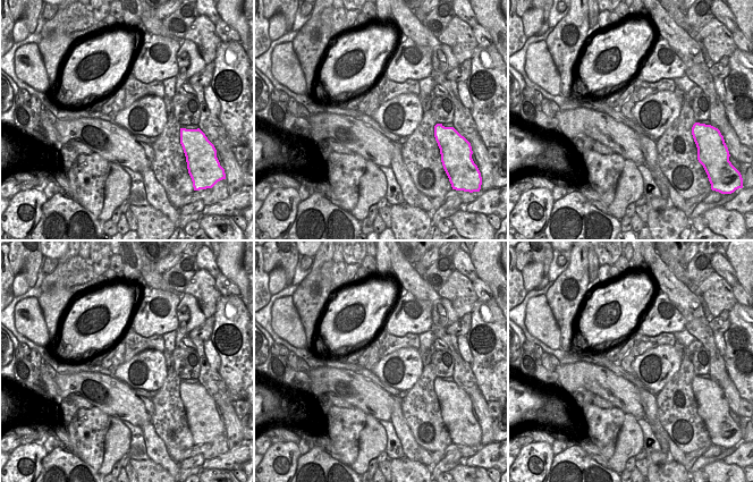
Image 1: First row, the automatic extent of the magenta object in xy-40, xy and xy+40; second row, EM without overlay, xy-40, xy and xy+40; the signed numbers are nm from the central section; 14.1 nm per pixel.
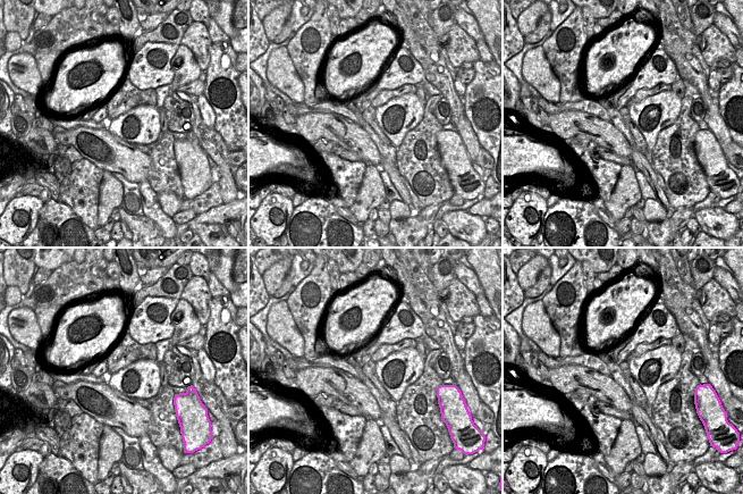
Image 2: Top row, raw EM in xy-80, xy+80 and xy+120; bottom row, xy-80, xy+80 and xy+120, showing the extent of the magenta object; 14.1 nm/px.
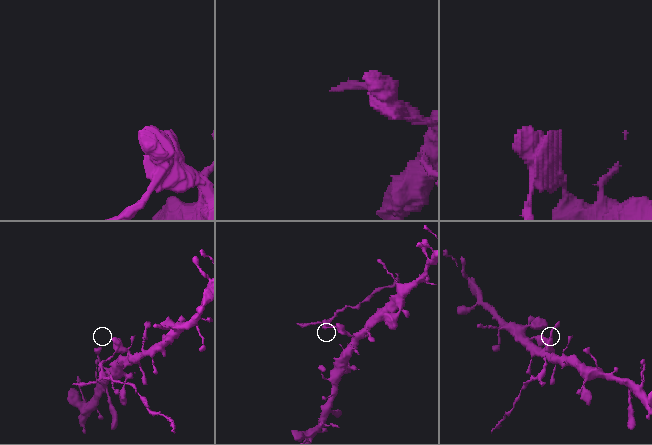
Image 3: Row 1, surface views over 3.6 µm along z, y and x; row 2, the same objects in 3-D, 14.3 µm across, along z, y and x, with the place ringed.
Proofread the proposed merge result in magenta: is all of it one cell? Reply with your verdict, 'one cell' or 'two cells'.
two cells

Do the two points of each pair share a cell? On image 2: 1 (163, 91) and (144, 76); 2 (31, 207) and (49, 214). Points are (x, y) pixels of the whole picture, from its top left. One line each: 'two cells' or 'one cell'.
1: two cells
2: two cells

